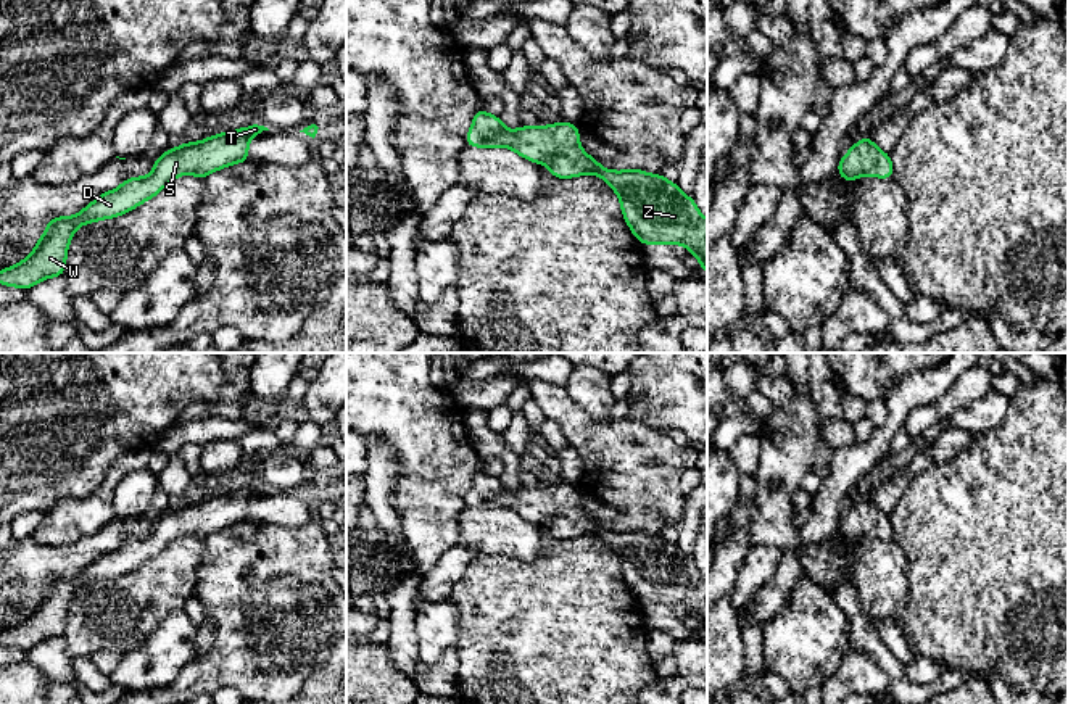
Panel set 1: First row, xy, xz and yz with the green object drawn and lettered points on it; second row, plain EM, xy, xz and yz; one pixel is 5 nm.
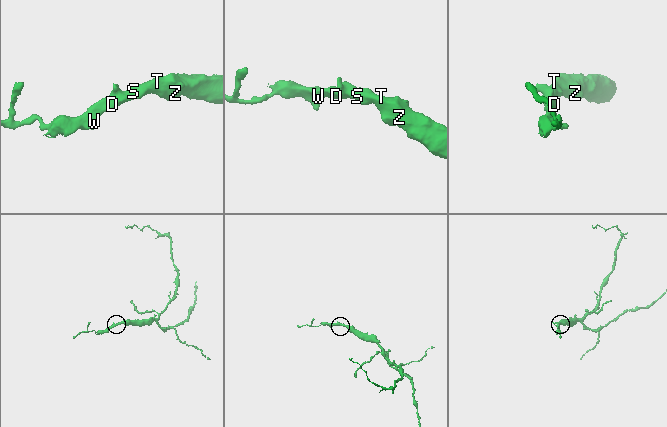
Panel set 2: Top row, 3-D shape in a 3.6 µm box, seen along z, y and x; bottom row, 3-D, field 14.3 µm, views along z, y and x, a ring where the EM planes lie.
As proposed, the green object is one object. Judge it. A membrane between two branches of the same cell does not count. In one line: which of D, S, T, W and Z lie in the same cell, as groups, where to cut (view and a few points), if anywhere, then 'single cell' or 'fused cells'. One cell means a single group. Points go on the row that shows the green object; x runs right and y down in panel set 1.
groups D S T W Z; cut none; single cell

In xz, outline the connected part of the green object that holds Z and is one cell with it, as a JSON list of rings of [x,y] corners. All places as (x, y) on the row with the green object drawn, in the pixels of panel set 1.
[[[480,108],[466,135],[467,147],[506,147],[522,158],[546,164],[557,179],[594,174],[604,179],[620,198],[623,219],[641,245],[683,243],[707,274],[707,219],[694,198],[660,174],[641,169],[609,171],[583,151],[575,124],[559,122],[541,127],[520,126],[507,130],[499,116]]]

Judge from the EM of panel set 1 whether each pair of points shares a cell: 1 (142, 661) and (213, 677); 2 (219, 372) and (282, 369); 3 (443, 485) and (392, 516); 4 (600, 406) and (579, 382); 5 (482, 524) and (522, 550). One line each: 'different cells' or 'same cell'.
1: different cells
2: different cells
3: different cells
4: same cell
5: same cell

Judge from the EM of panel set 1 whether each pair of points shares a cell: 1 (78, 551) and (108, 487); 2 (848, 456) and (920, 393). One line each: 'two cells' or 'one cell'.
1: two cells
2: one cell

